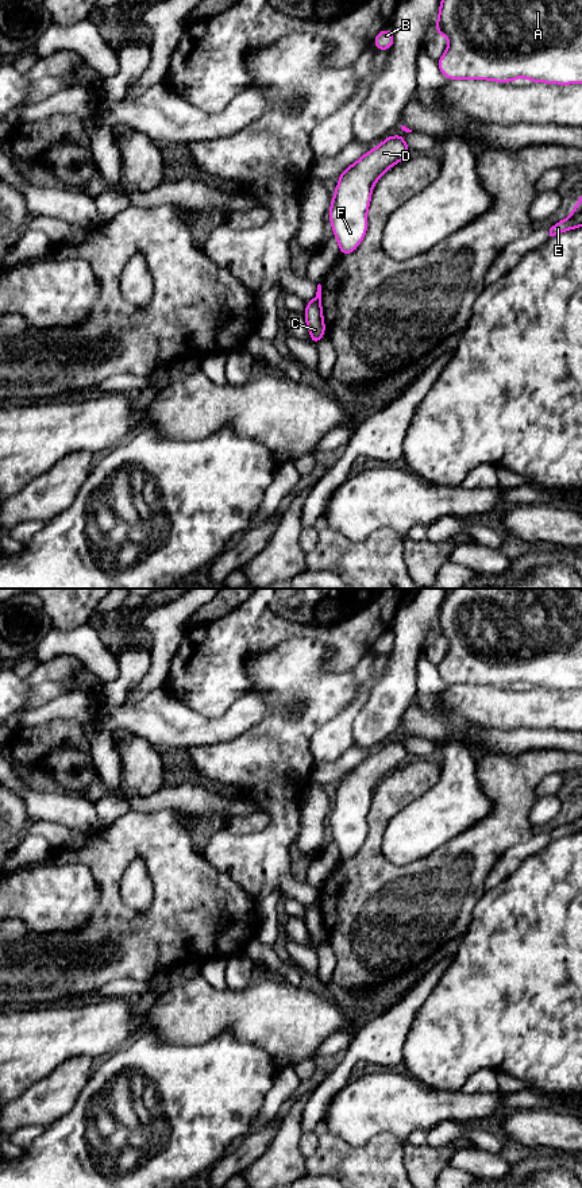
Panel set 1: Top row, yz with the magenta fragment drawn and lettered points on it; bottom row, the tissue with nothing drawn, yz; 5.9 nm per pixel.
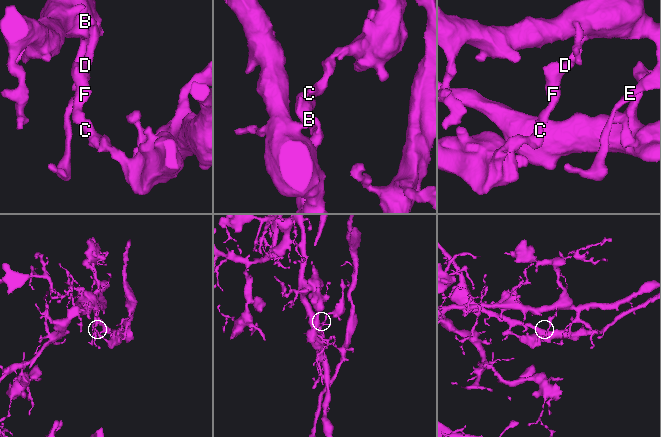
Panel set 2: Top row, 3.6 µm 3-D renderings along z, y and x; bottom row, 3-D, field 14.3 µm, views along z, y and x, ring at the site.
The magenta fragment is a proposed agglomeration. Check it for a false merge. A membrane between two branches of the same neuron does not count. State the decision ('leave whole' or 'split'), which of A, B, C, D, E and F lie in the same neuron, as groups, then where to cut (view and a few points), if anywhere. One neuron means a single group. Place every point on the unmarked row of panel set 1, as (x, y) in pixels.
split | A B D E F / C | yz (312, 905), (320, 911)

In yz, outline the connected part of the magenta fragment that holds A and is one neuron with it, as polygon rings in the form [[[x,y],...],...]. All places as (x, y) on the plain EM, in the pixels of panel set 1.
[[[450,589],[440,606],[435,637],[450,645],[447,655],[436,666],[447,684],[467,683],[512,687],[514,683],[525,682],[531,687],[582,690],[582,589]]]

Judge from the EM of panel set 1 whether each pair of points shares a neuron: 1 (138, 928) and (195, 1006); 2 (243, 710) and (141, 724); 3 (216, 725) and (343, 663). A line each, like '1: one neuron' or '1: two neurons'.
1: two neurons
2: one neuron
3: two neurons

